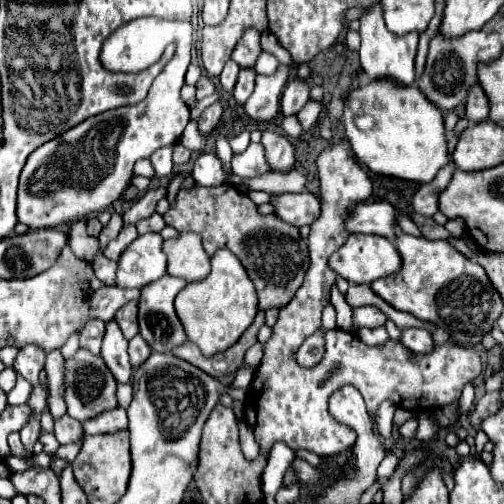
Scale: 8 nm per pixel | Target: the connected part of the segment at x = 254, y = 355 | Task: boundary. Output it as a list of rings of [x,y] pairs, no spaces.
[[[257,342],[246,351],[244,357],[244,364],[251,367],[257,367],[263,356],[263,352],[261,352],[261,344]]]

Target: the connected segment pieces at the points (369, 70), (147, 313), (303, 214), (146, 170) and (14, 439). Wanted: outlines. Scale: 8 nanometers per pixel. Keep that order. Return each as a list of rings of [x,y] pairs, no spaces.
[[[373,4],[369,6],[361,18],[361,28],[359,28],[359,34],[361,34],[361,68],[365,70],[365,74],[375,80],[375,78],[393,78],[397,80],[397,84],[413,84],[415,82],[415,70],[413,70],[413,64],[415,64],[415,54],[417,54],[417,42],[419,42],[419,34],[417,32],[409,32],[409,34],[393,34],[387,30],[385,26],[385,20],[383,20],[383,8],[381,4]]]
[[[165,274],[161,276],[157,282],[151,282],[149,286],[141,288],[141,298],[139,298],[139,330],[141,336],[147,340],[147,344],[151,346],[153,352],[171,352],[175,346],[181,346],[181,342],[187,340],[185,330],[175,314],[173,308],[173,300],[177,296],[177,292],[185,286],[187,282],[183,278]]]
[[[311,192],[299,194],[271,194],[271,206],[277,218],[297,228],[311,226],[319,218],[319,200]]]
[[[140,159],[134,165],[134,175],[153,178],[155,173],[149,159]]]
[[[19,432],[11,433],[8,438],[8,443],[10,446],[11,455],[27,460],[32,456],[32,454],[30,455],[25,451],[25,448],[20,439]]]

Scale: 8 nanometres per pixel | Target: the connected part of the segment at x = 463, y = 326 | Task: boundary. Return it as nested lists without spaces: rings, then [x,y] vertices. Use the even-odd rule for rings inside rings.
[[[397,234],[395,248],[401,254],[401,270],[375,280],[371,290],[393,308],[443,328],[457,344],[481,342],[481,336],[497,324],[497,318],[503,312],[503,300],[497,290],[493,290],[485,270],[445,240],[431,242],[423,236]]]

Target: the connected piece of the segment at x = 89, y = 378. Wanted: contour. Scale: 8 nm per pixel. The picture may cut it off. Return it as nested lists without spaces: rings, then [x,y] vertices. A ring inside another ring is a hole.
[[[77,350],[75,358],[67,360],[65,368],[65,402],[67,402],[67,414],[79,422],[91,420],[107,410],[115,410],[117,404],[117,382],[113,374],[109,374],[109,368],[105,362],[101,362],[101,356],[93,356],[87,350]],[[83,398],[91,398],[83,402]]]

